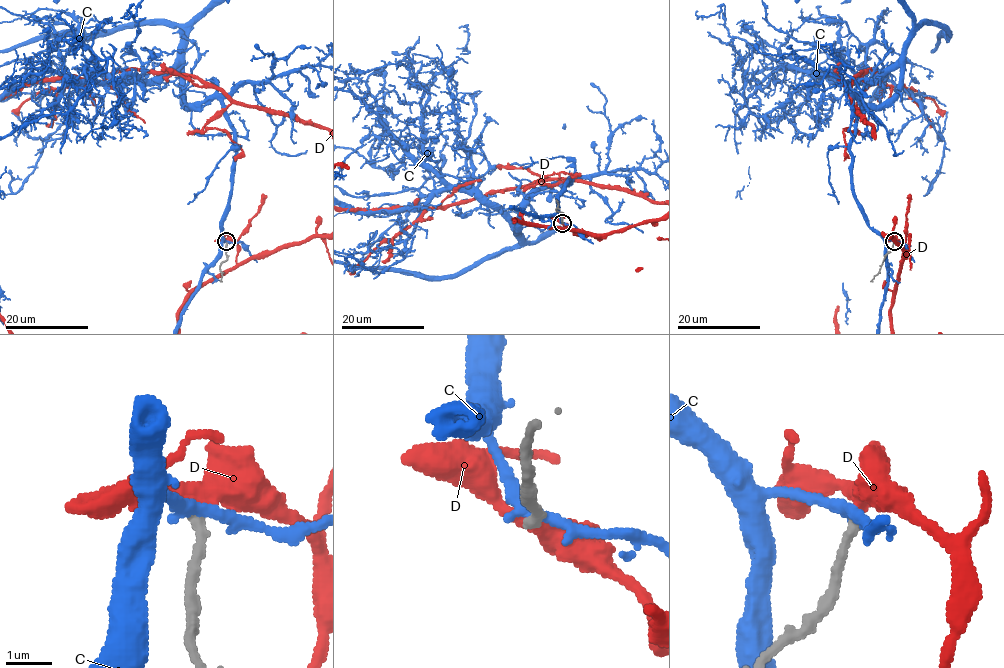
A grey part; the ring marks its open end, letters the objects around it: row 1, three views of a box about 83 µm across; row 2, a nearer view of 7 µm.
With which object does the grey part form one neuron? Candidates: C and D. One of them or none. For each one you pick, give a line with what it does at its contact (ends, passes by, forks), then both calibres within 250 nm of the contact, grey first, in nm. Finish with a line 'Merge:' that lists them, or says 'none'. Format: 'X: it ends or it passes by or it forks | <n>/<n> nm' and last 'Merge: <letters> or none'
Merge: none

